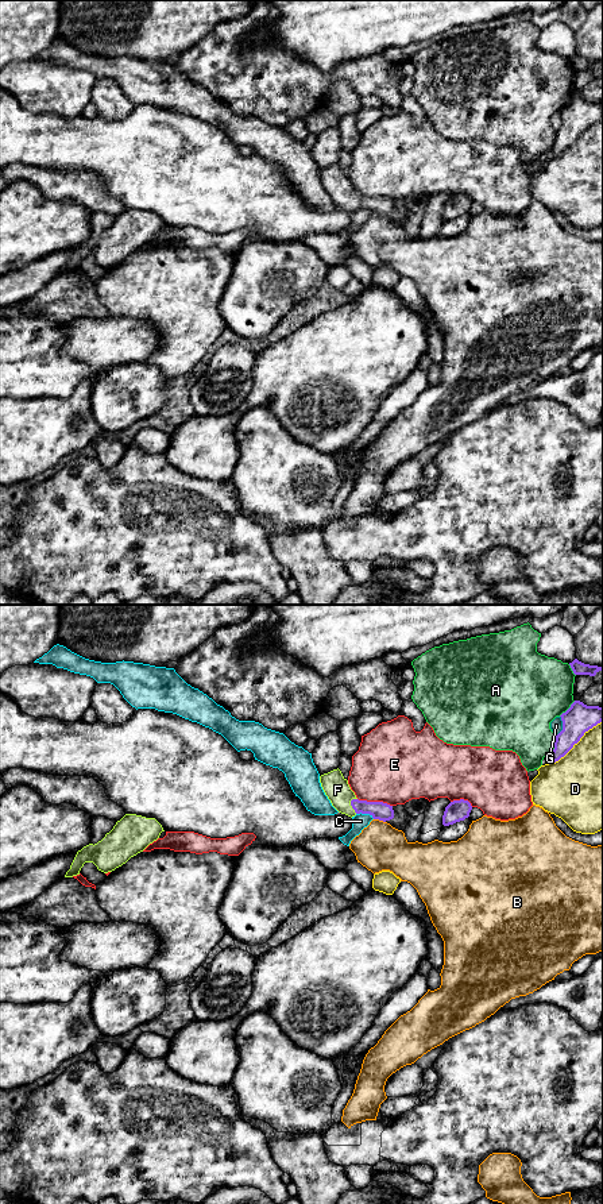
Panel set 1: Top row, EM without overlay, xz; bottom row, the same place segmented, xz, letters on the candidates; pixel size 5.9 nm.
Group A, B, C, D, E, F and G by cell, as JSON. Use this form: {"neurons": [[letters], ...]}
{"neurons": [["A"], ["B"], ["C"], ["D"], ["E"], ["F"], ["G"]]}

